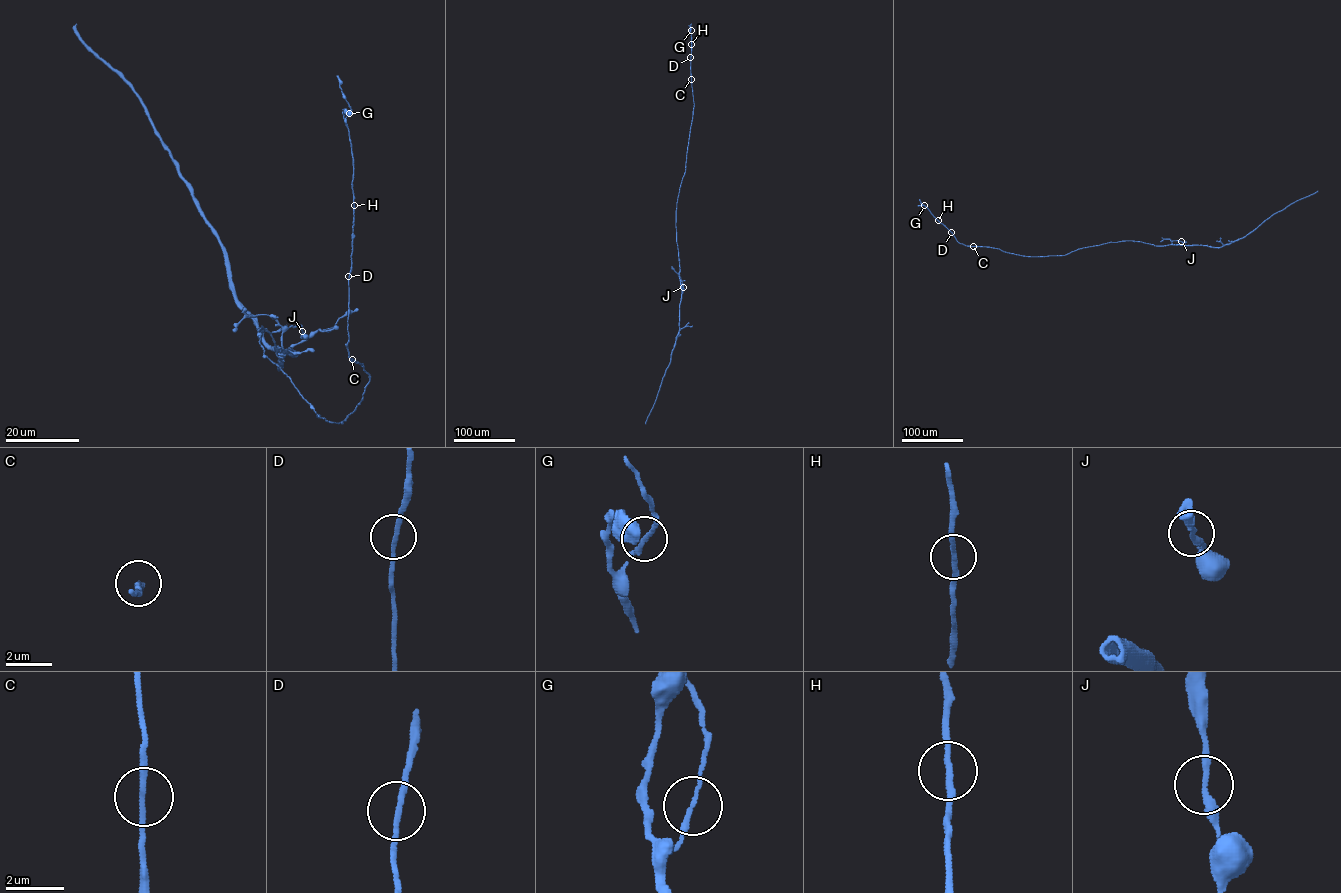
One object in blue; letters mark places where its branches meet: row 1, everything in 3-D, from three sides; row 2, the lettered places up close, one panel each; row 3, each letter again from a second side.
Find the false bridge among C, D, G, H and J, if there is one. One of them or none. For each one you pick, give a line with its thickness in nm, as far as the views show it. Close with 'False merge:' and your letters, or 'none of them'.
False merge: none of them

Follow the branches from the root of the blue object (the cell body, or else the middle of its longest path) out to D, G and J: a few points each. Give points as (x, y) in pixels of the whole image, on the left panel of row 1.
D: (258, 334), (264, 354), (317, 415), (342, 422), (369, 383), (363, 365), (348, 357), (348, 276)
G: (258, 334), (264, 354), (318, 416), (340, 423), (362, 400), (369, 374), (347, 350), (349, 113)
J: (258, 334), (262, 326), (272, 336), (282, 358), (282, 333), (292, 325), (302, 331)

